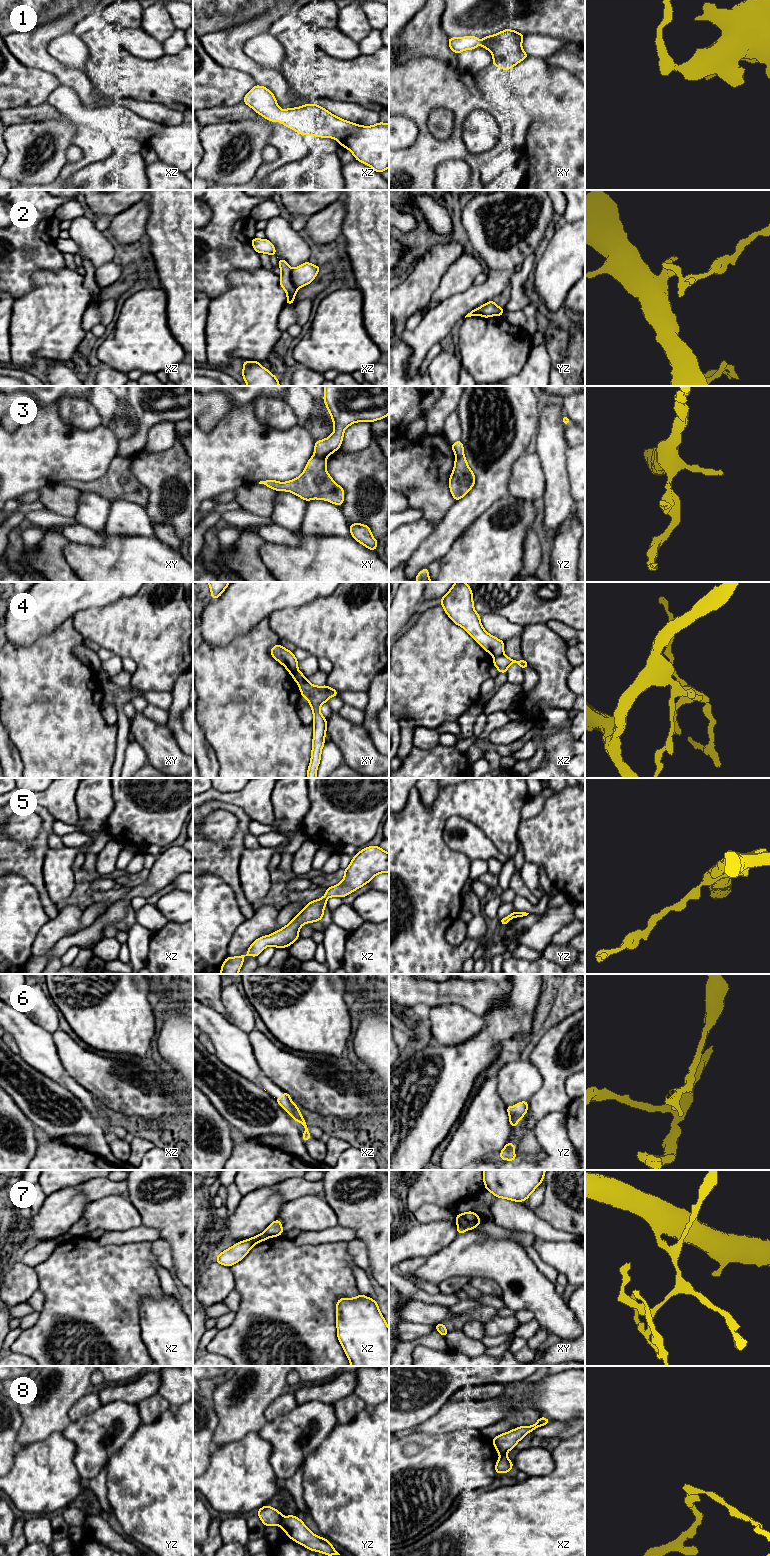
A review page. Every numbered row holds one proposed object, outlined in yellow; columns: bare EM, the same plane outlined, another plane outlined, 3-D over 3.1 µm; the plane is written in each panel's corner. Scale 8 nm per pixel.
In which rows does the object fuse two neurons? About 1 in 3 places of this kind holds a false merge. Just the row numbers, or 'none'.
2, 3, 4, 7, 8

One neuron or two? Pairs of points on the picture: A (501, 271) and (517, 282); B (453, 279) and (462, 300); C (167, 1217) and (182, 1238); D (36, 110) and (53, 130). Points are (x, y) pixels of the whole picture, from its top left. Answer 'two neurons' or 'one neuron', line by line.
A: two neurons
B: two neurons
C: one neuron
D: two neurons

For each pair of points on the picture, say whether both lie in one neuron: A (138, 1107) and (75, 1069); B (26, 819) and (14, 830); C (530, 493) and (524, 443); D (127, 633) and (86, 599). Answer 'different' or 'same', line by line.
A: same
B: same
C: different
D: different

